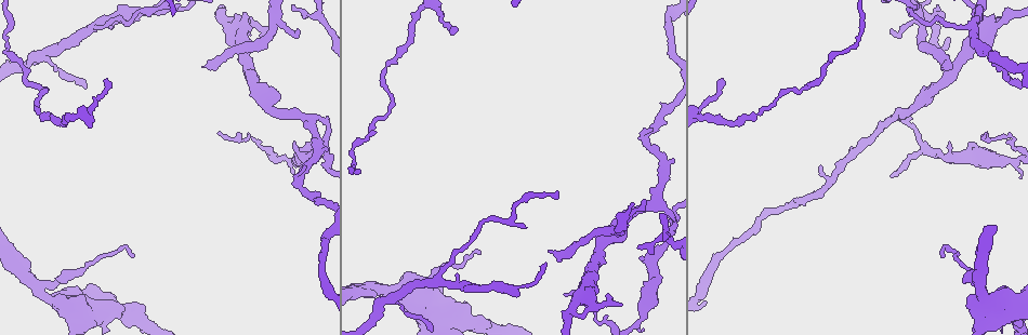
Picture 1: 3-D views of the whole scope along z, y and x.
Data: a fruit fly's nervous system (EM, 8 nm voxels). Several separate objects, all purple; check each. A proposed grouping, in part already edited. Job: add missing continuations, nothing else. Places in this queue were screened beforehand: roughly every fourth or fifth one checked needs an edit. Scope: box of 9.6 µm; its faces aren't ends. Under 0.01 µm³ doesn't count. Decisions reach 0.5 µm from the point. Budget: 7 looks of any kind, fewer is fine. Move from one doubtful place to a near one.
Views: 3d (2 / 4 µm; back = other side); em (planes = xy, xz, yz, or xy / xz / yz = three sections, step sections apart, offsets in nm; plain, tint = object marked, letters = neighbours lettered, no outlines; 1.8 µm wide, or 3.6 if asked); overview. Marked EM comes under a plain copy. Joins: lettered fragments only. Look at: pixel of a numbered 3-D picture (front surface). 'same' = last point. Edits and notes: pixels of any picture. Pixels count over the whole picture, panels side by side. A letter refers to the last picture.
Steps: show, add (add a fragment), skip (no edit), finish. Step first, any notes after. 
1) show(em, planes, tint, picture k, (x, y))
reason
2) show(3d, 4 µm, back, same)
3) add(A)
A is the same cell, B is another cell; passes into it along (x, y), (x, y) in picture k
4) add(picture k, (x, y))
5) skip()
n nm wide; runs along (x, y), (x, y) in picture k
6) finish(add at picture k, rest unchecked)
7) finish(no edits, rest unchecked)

show(3d, 4 µm, picture 1, (97, 325))
thick end

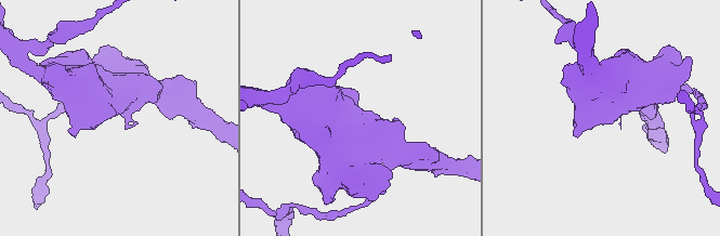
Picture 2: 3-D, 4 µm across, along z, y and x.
show(em, planes, letters, picture 2, (121, 111))
now the EM

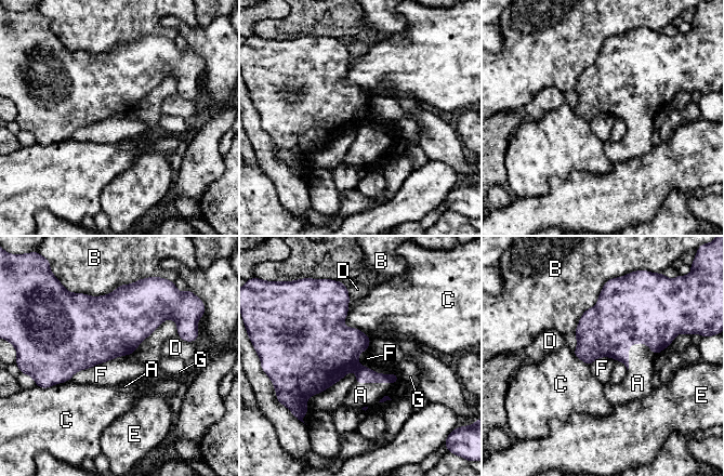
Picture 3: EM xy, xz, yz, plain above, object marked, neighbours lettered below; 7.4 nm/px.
add(A)
280 nm wide; A is the same cell, B, C, D, E, F and G are other cells; passes into it along (624, 316), (628, 349), (639, 379) in picture 3; the neuron continues

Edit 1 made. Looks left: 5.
show(overview)

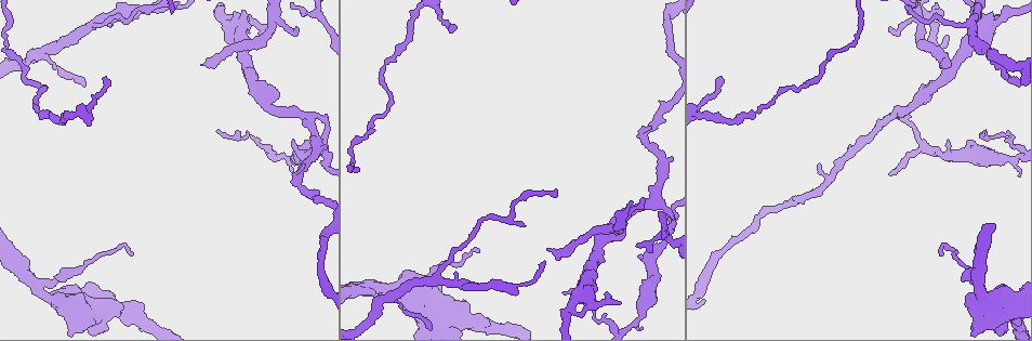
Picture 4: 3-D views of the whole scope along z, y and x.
show(3d, 2 µm, picture 4, (248, 20))

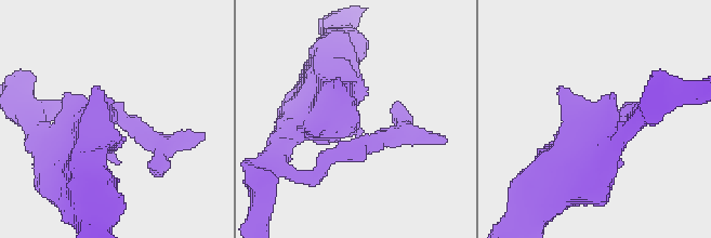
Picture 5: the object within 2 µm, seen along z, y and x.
show(em, planes, tint, picture 5, (363, 141))
need the tissue

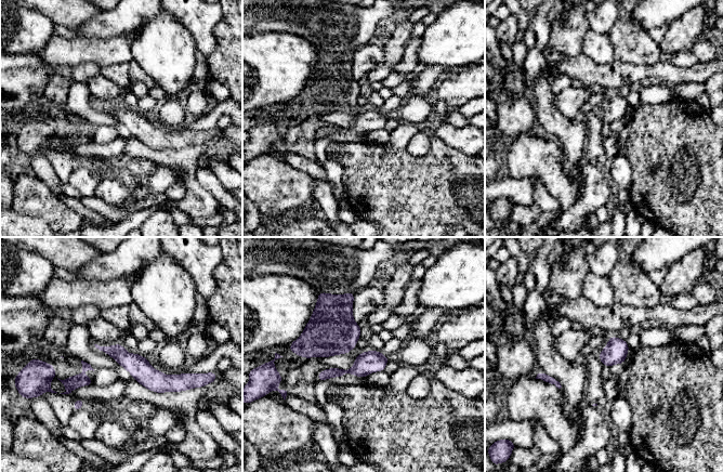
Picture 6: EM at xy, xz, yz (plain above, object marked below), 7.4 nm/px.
show(em, planes, letters, same)
see the neighbours

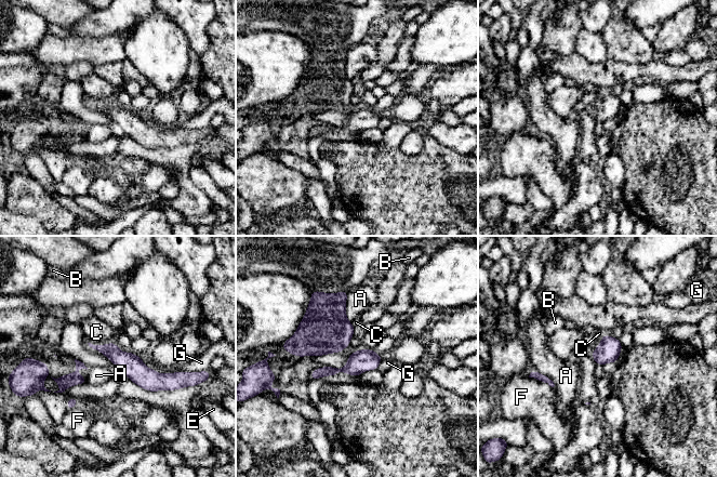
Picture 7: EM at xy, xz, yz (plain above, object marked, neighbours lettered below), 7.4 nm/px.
skip()
160 nm wide; A, B, C, E, F and G are other cells; runs along (97, 347), (149, 380), (175, 380) in picture 7; none of them fits

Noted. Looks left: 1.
show(em, 3.6 µm, planes, letters, picture 4, (305, 165))
free end

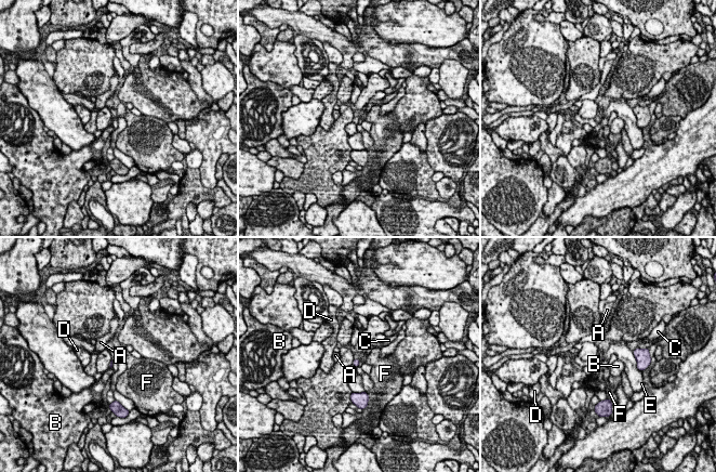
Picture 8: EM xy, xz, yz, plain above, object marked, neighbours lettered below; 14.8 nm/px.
skip()
E touches over 280 nm; A, B, C, D, E and F are other cells; border along (632, 351), (637, 368) in picture 8; none of them fits

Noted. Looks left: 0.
finish(add at picture 3, rest unchecked)

